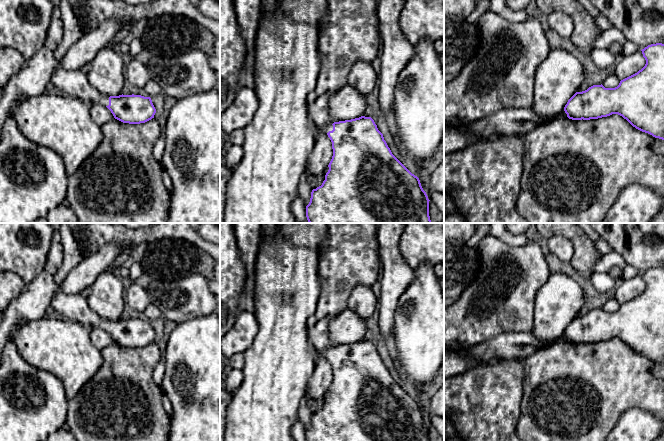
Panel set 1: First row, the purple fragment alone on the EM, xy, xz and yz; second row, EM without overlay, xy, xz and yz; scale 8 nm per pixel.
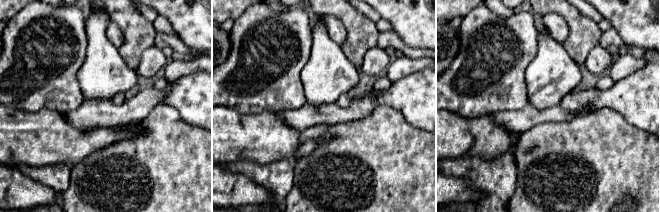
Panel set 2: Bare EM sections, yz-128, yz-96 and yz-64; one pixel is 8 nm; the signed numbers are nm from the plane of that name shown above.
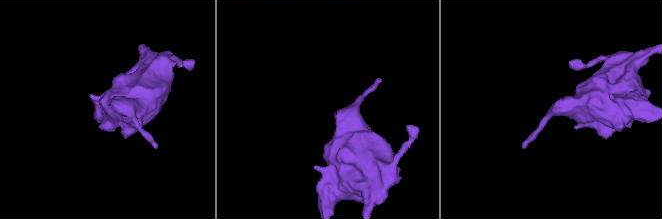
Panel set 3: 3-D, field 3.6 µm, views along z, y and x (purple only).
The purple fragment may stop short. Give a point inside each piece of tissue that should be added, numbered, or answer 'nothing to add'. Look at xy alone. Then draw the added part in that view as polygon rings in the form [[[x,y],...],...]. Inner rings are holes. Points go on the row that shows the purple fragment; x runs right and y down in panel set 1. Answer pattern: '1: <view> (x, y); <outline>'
1: xy (75, 83); [[[60,67],[53,73],[50,81],[55,90],[61,90],[67,95],[86,100],[89,103],[109,105],[109,97],[93,88],[87,75],[80,70],[69,71]]]

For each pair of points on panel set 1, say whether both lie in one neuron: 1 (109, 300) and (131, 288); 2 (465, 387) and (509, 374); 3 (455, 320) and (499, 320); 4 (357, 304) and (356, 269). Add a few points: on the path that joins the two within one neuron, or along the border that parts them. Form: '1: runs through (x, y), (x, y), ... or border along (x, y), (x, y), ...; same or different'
1: border along (126, 286), (124, 293), (125, 304); different
2: runs through (476, 390), (493, 390), (498, 385); same
3: runs through (466, 320), (488, 320); same
4: border along (371, 286), (356, 285), (349, 295), (347, 307); different

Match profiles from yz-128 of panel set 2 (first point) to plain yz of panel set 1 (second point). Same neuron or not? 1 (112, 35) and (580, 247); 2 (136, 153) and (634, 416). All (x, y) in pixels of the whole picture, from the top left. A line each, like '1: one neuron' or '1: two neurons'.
1: two neurons
2: two neurons

